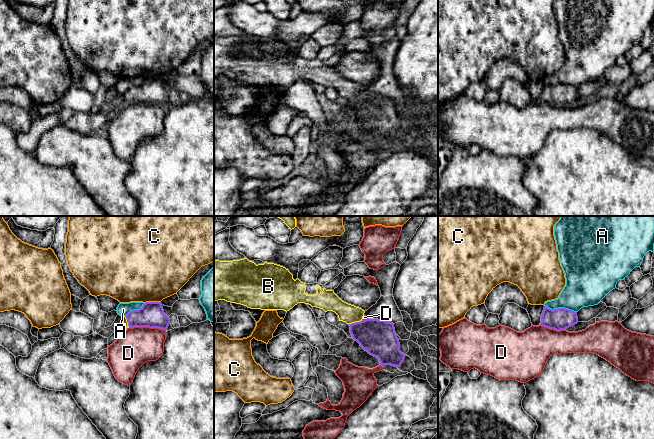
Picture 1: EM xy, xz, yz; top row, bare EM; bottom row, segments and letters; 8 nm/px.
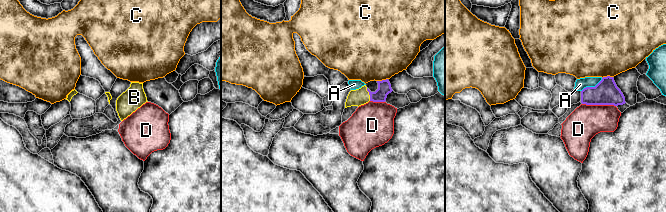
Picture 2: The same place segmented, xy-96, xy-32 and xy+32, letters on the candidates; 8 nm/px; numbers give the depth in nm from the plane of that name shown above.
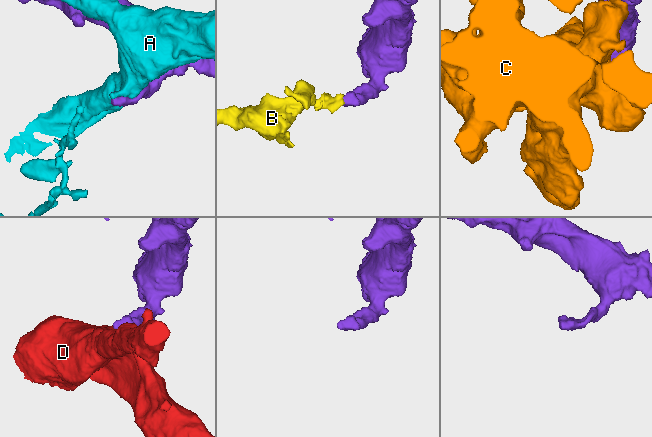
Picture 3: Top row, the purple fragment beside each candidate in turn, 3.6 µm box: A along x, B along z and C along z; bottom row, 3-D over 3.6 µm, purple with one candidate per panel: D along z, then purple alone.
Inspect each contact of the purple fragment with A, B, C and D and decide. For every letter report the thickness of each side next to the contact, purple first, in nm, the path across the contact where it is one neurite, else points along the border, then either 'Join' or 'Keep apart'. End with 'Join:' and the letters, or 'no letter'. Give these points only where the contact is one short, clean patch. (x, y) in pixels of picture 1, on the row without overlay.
A: Thickness 180 nm (purple) against 300 nm. Keep apart
B: Thickness 280 nm (purple) against 150 nm. Path across: xz (378, 113), (366, 109), (355, 98), (348, 89). Join
C: Thickness 200 nm (purple) against 500 nm. Keep apart
D: Thickness 200 nm (purple) against 300 nm. Keep apart
Join: B

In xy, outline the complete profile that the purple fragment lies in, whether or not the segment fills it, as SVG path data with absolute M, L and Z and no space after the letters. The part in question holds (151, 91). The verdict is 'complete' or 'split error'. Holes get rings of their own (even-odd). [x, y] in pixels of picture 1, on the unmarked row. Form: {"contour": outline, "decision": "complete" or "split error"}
{"contour": "M146 78L139 86L130 87L123 93L127 104L149 103L167 106L169 93L164 89L161 78Z", "decision": "split error"}

